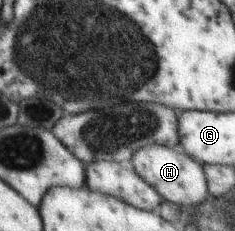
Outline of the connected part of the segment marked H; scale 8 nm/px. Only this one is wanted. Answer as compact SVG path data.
M147 144L131 154L127 164L159 193L161 202L165 201L182 208L190 208L200 201L204 201L208 196L202 165L194 162L178 145L168 148L164 145Z

